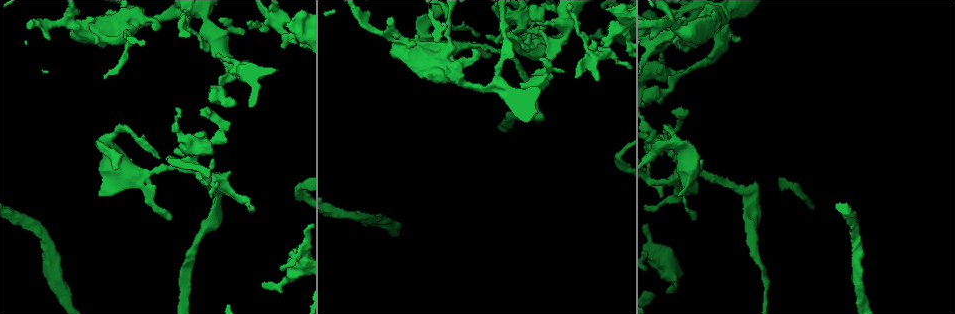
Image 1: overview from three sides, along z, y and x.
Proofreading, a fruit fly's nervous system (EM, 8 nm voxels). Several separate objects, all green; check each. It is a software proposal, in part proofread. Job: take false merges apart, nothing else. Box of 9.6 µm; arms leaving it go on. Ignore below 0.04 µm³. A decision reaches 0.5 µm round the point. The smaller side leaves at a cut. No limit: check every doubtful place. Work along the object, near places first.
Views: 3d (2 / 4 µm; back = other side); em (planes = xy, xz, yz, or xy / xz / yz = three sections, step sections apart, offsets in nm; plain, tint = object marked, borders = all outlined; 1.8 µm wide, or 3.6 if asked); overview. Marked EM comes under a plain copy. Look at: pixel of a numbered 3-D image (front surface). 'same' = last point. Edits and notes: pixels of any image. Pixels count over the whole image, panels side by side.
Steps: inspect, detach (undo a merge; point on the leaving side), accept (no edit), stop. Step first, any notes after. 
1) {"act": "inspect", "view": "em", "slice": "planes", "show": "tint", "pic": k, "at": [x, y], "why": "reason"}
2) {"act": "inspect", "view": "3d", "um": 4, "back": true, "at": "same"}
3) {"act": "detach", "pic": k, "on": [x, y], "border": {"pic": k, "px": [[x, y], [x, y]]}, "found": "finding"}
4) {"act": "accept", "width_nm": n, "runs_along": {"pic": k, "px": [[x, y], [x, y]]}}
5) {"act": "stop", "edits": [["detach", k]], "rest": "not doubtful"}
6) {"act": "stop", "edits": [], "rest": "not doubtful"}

{"act": "inspect", "view": "em", "slice": "yz", "step": 4, "show": "tint", "pic": 1, "at": [198, 144], "why": "sharp bend"}

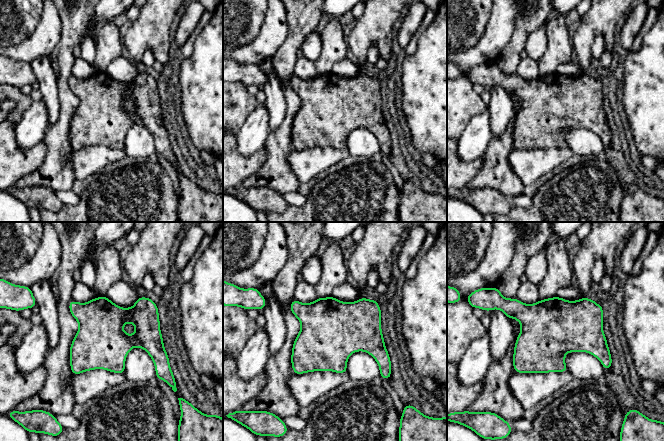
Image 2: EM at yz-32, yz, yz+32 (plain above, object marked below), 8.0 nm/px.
{"act": "inspect", "view": "em", "slice": "planes", "show": "tint", "at": "same", "why": "cut it another way"}

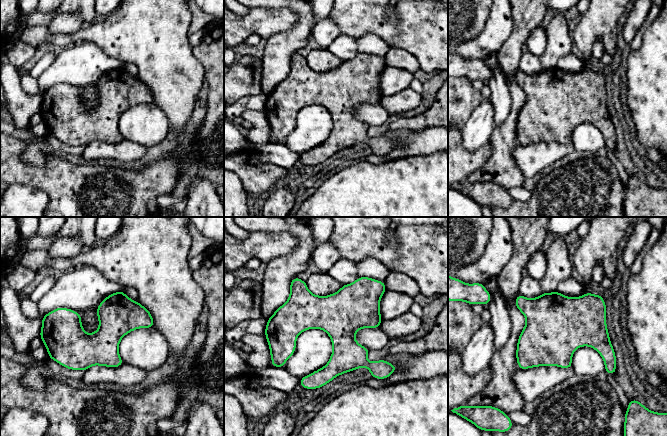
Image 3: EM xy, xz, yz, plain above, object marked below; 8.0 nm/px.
{"act": "accept", "found": "all the same neuron"}

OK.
{"act": "inspect", "view": "3d", "um": 4, "back": true, "pic": 1, "at": [516, 49], "why": "looks like a crossing"}

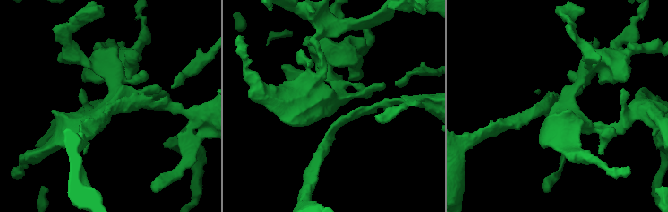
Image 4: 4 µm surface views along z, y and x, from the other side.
{"act": "inspect", "view": "em", "slice": "yz", "step": 16, "show": "tint", "pic": 4, "at": [556, 110]}

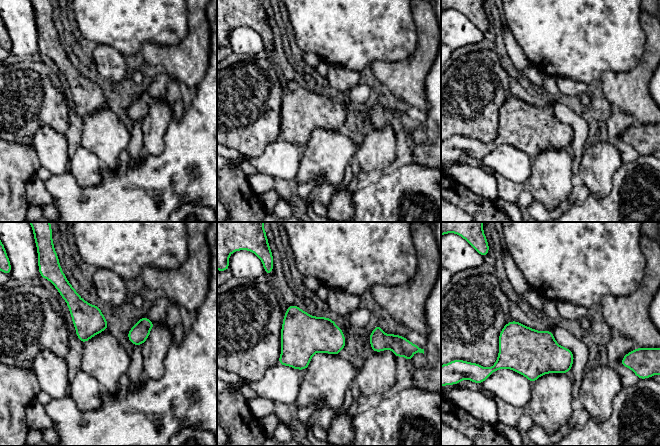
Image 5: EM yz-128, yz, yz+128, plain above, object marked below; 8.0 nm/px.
{"act": "inspect", "view": "em", "slice": "planes", "show": "tint", "at": "same"}

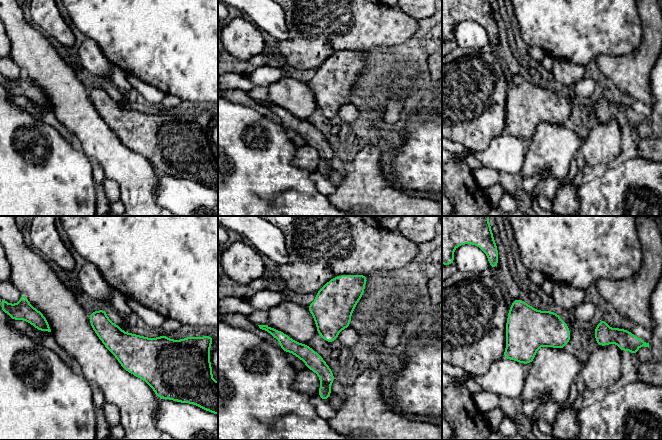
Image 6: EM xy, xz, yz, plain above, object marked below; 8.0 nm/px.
{"act": "accept", "found": "one neuron here"}

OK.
{"act": "inspect", "view": "em", "slice": "planes", "show": "tint", "pic": 1, "at": [662, 183], "why": "abrupt turn"}

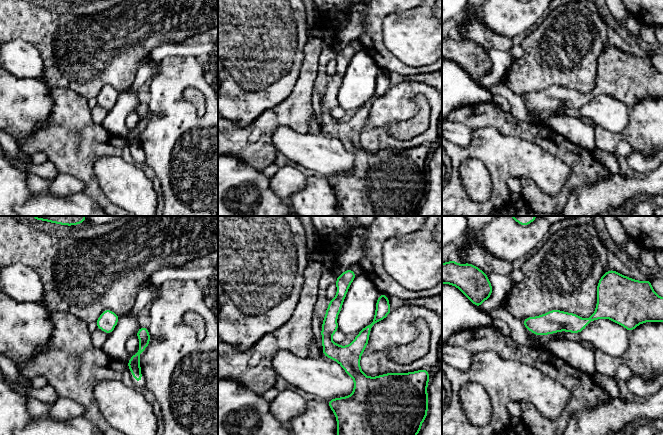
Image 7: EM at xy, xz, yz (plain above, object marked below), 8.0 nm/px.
{"act": "accept", "runs_along": {"pic": 7, "px": [[613, 317], [525, 321]]}, "found": "one neuron here"}

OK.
{"act": "inspect", "view": "em", "slice": "planes", "show": "tint", "pic": 1, "at": [228, 67]}

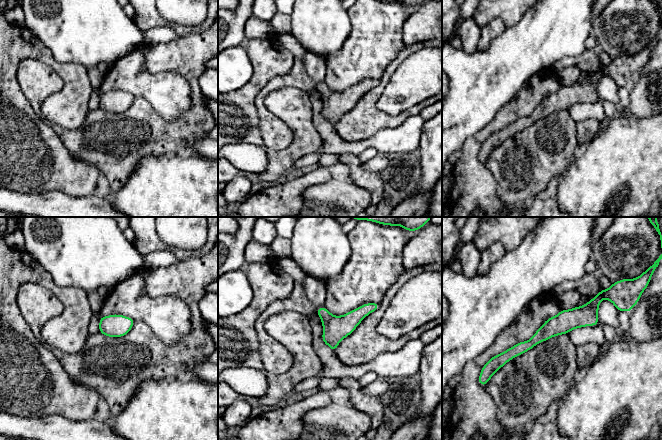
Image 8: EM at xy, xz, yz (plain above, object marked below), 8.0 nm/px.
{"act": "accept", "runs_along": {"pic": 8, "px": [[603, 295], [503, 360]]}, "found": "all the same neuron"}

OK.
{"act": "inspect", "view": "em", "slice": "planes", "show": "tint", "pic": 1, "at": [617, 32], "why": "three arms meet"}

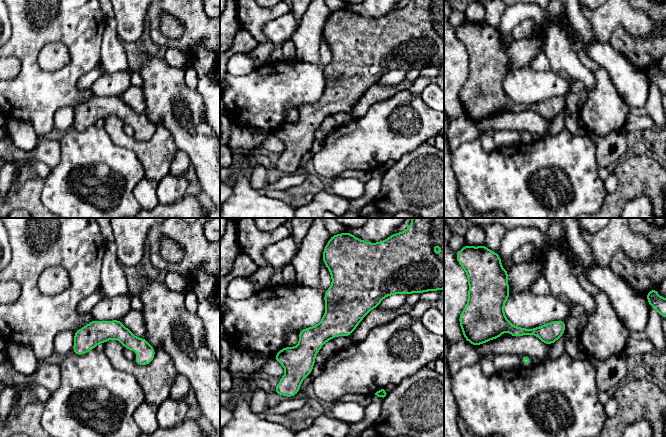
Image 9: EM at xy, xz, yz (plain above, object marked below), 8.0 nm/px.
{"act": "accept", "width_nm": 160, "runs_along": {"pic": 9, "px": [[76, 334], [121, 333], [151, 356]]}, "found": "continuous, no second neuron"}

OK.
{"act": "inspect", "view": "em", "slice": "planes", "show": "borders", "pic": 1, "at": [593, 53]}

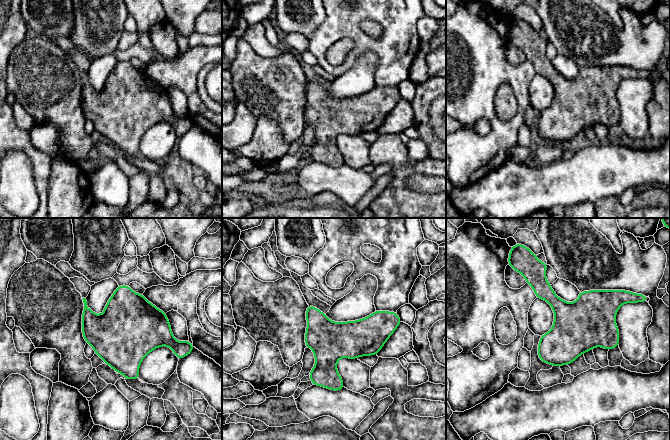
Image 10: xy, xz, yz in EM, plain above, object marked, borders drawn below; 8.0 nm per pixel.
{"act": "accept", "found": "continuous, no second neuron"}

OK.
{"act": "inspect", "view": "em", "um": 3.6, "slice": "planes", "show": "tint", "pic": 1, "at": [299, 252], "why": "calibre changes"}

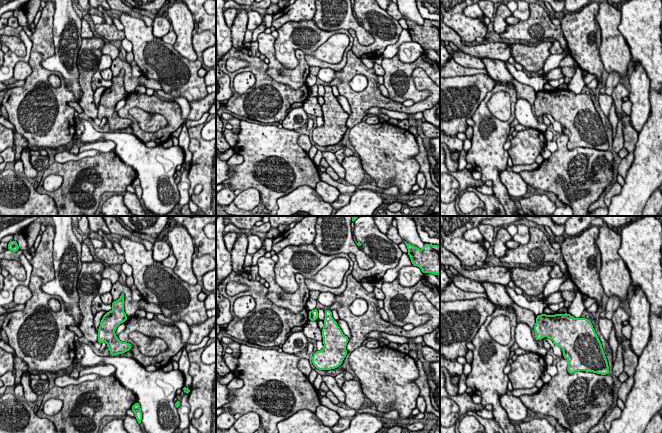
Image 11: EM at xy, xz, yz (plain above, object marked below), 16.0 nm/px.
{"act": "accept", "found": "continuous, no second neuron"}

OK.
{"act": "stop", "edits": [], "rest": "not doubtful"}

